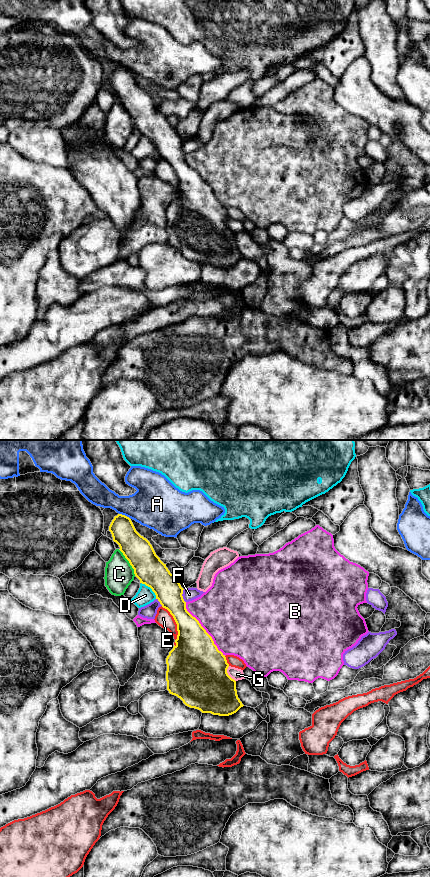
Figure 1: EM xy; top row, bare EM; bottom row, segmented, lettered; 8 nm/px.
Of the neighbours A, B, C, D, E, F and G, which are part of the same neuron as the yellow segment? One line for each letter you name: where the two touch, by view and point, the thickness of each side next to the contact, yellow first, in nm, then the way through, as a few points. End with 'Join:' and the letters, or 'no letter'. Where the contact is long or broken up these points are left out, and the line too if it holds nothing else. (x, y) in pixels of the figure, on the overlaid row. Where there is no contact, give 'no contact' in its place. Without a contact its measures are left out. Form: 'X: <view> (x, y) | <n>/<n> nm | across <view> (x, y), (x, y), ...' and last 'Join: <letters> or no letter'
Join: no letter

